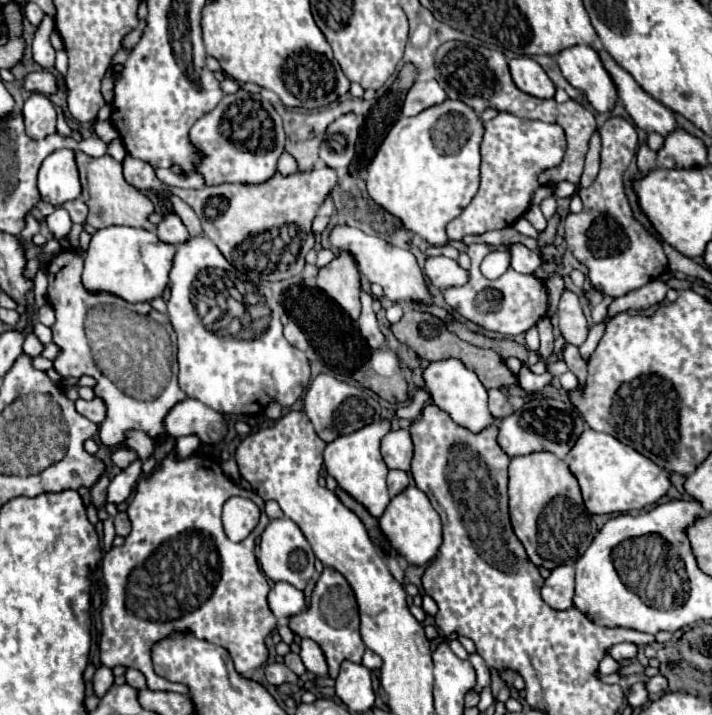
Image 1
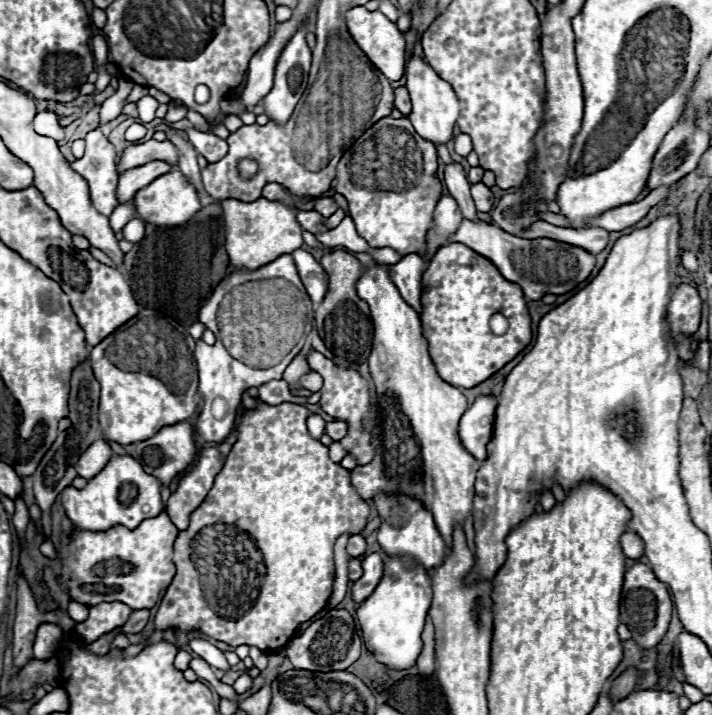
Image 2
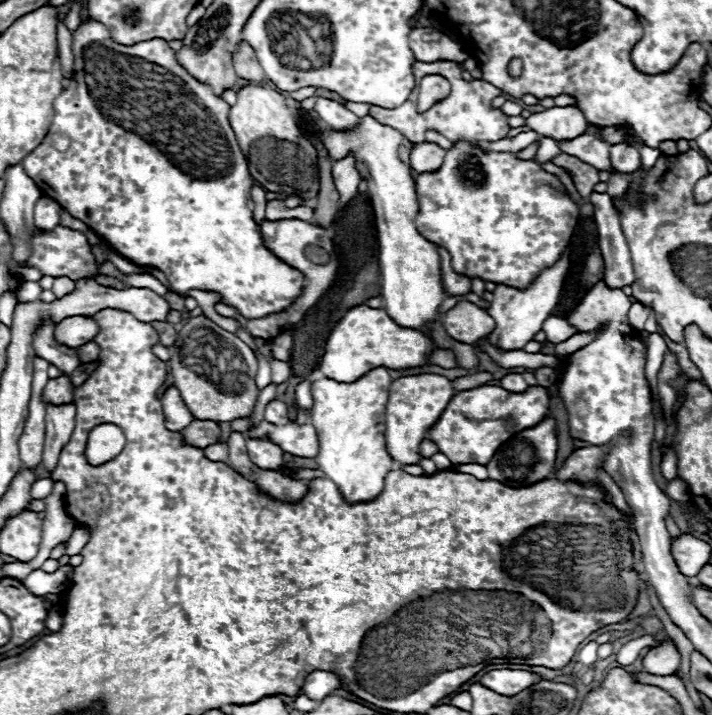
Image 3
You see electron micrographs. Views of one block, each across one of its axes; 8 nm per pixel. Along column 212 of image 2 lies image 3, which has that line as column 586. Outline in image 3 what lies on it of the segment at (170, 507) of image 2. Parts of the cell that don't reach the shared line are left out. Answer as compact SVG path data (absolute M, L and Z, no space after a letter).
M590 446L574 450L566 462L554 472L558 480L582 480L582 482L598 482L596 466L600 466L602 456L608 452L606 446Z

